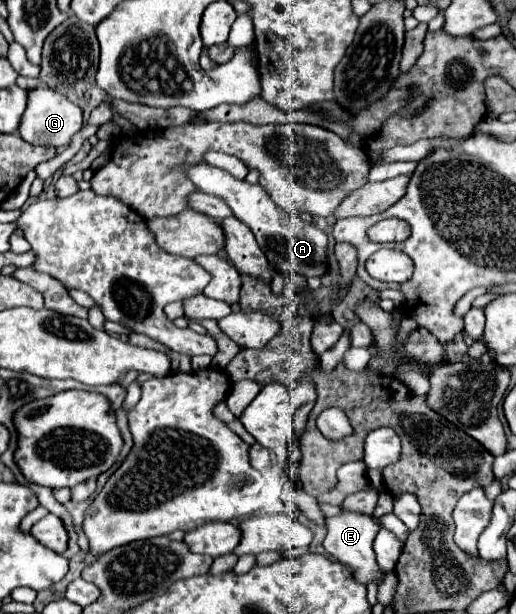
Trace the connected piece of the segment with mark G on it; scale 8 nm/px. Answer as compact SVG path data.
M36 87L28 91L28 105L26 111L20 117L18 133L24 141L32 145L54 145L54 147L66 147L70 145L72 137L82 129L84 119L82 119L82 109L72 103L68 97L48 89L48 87Z

